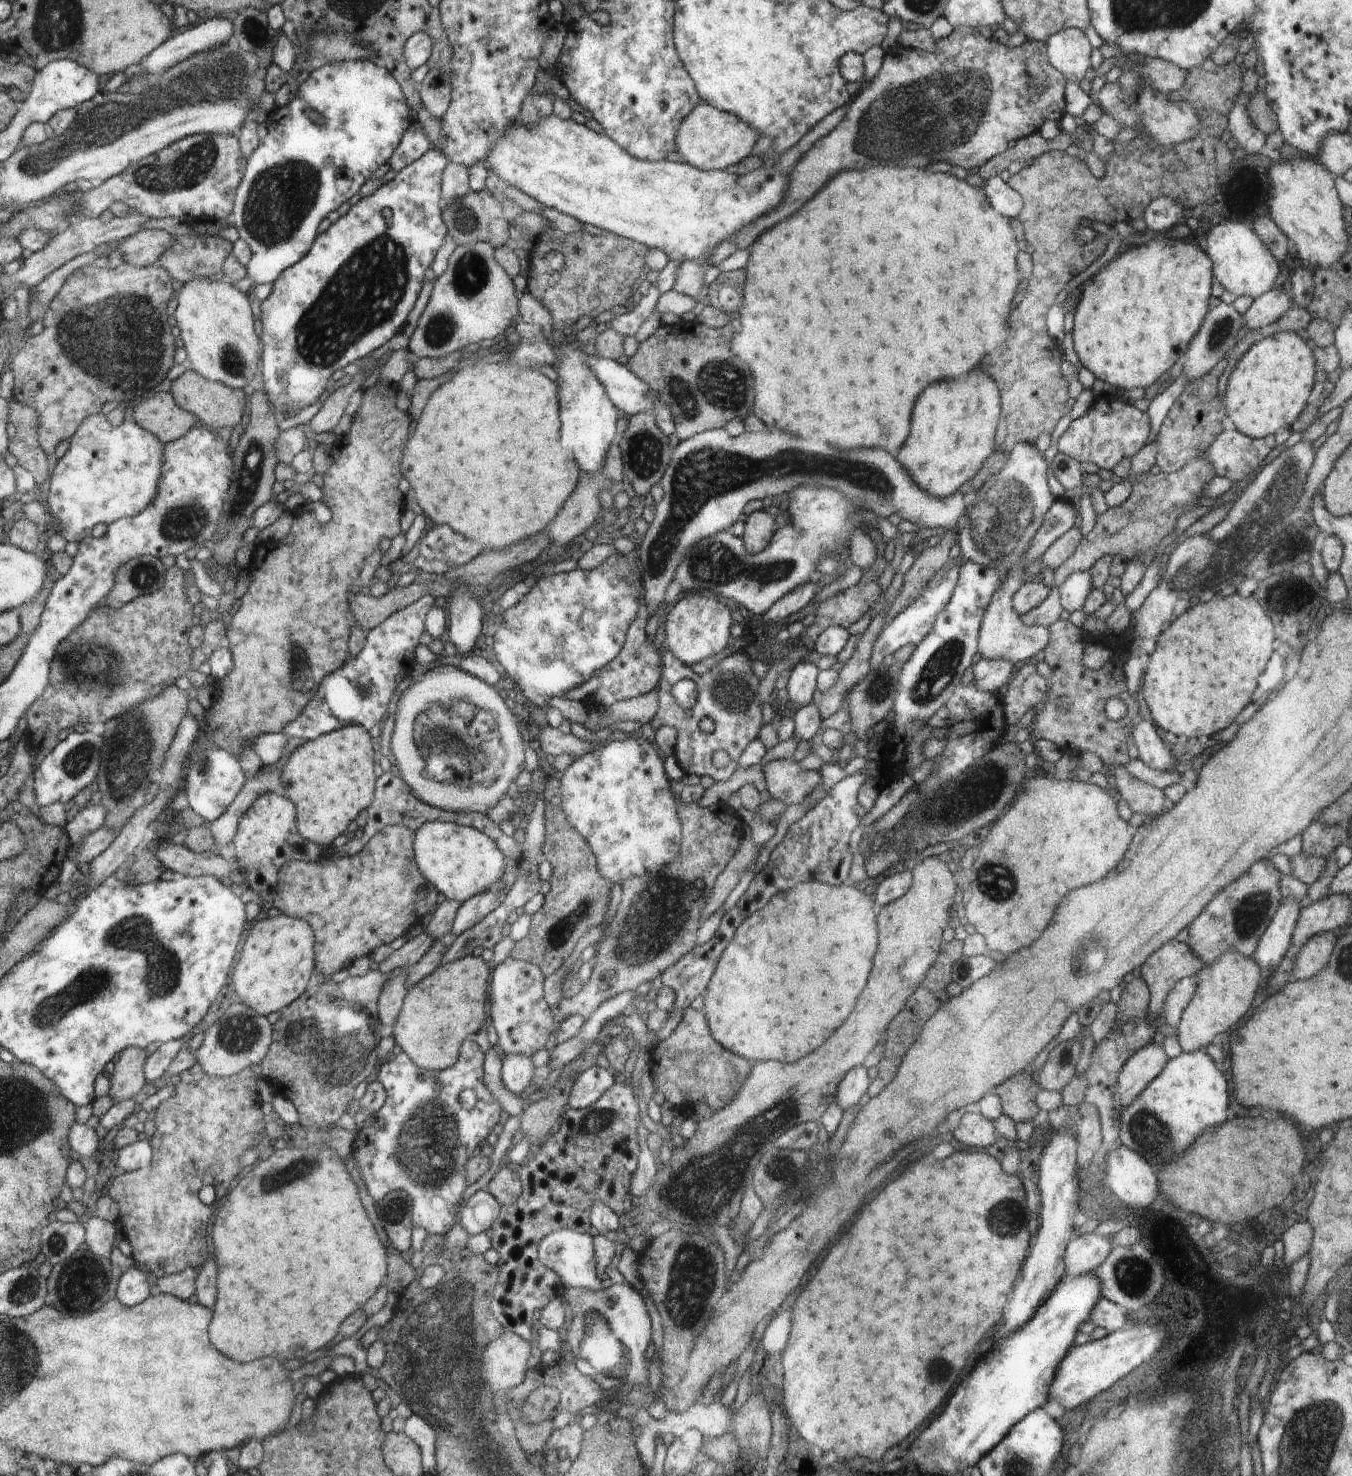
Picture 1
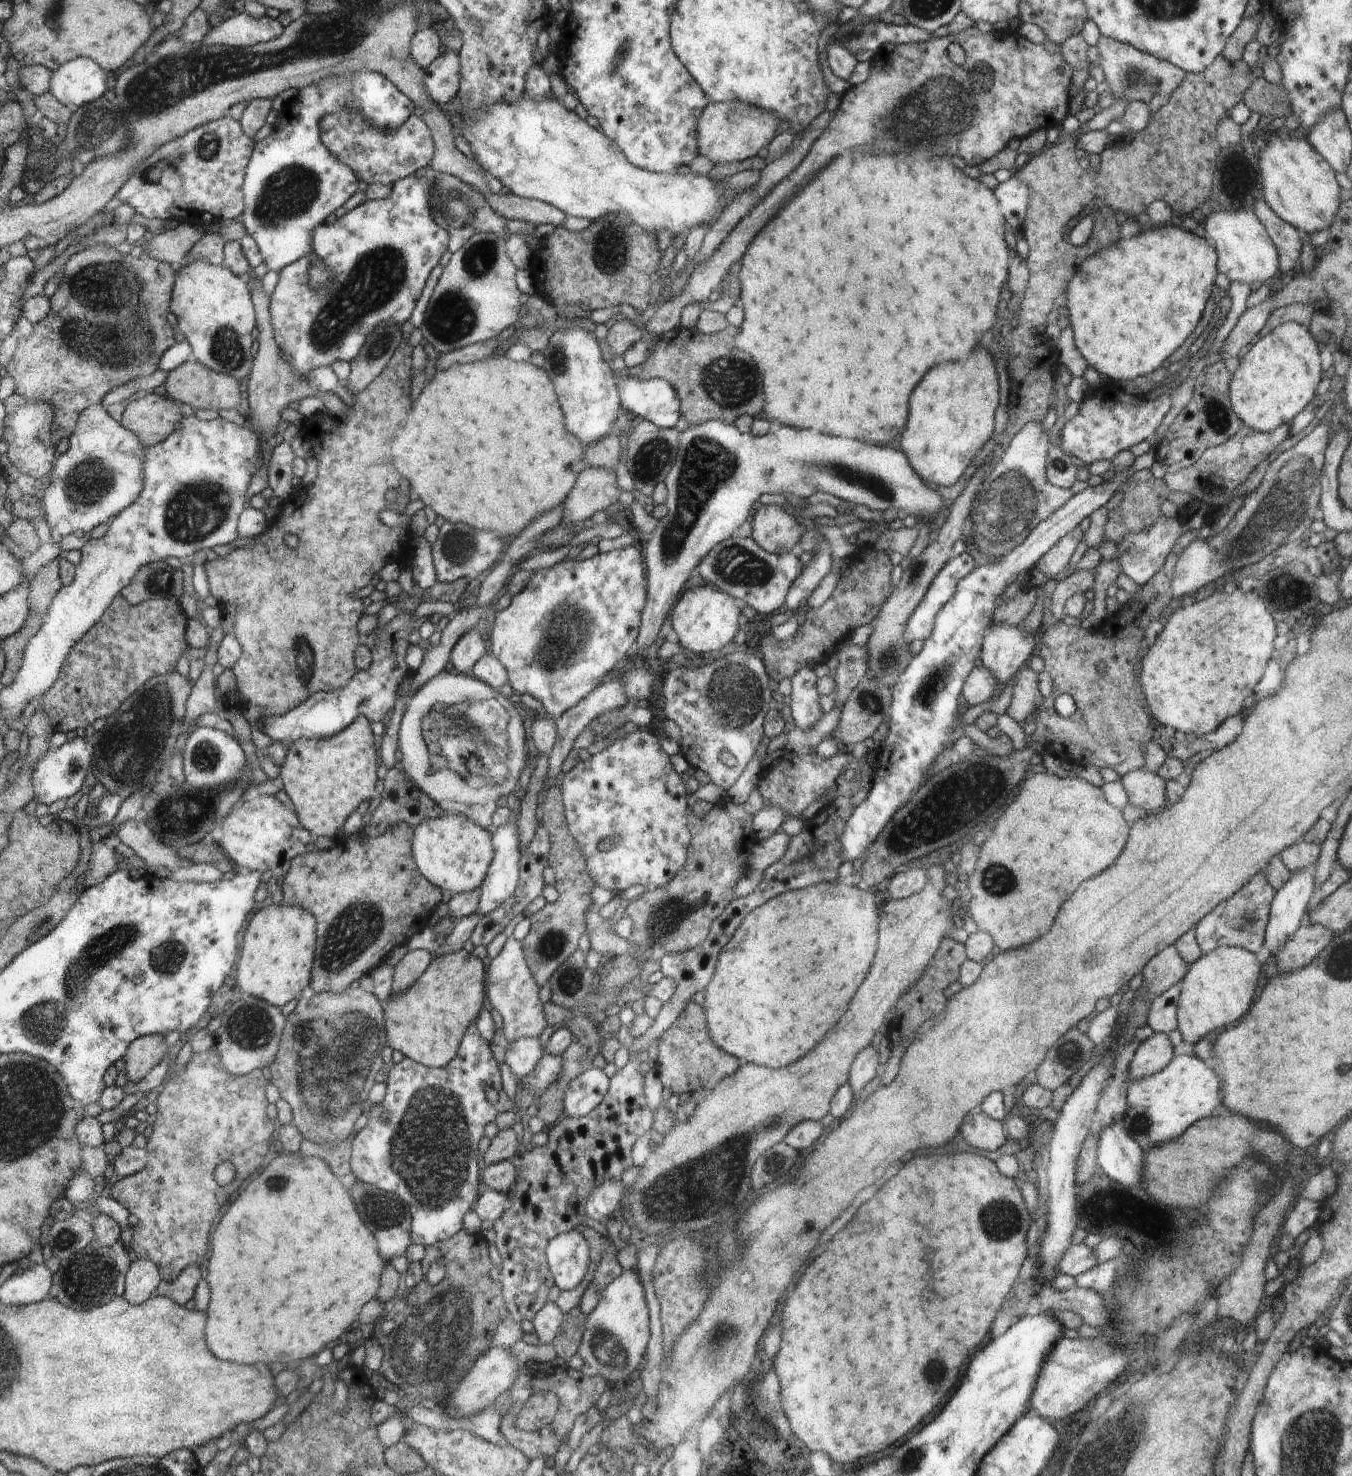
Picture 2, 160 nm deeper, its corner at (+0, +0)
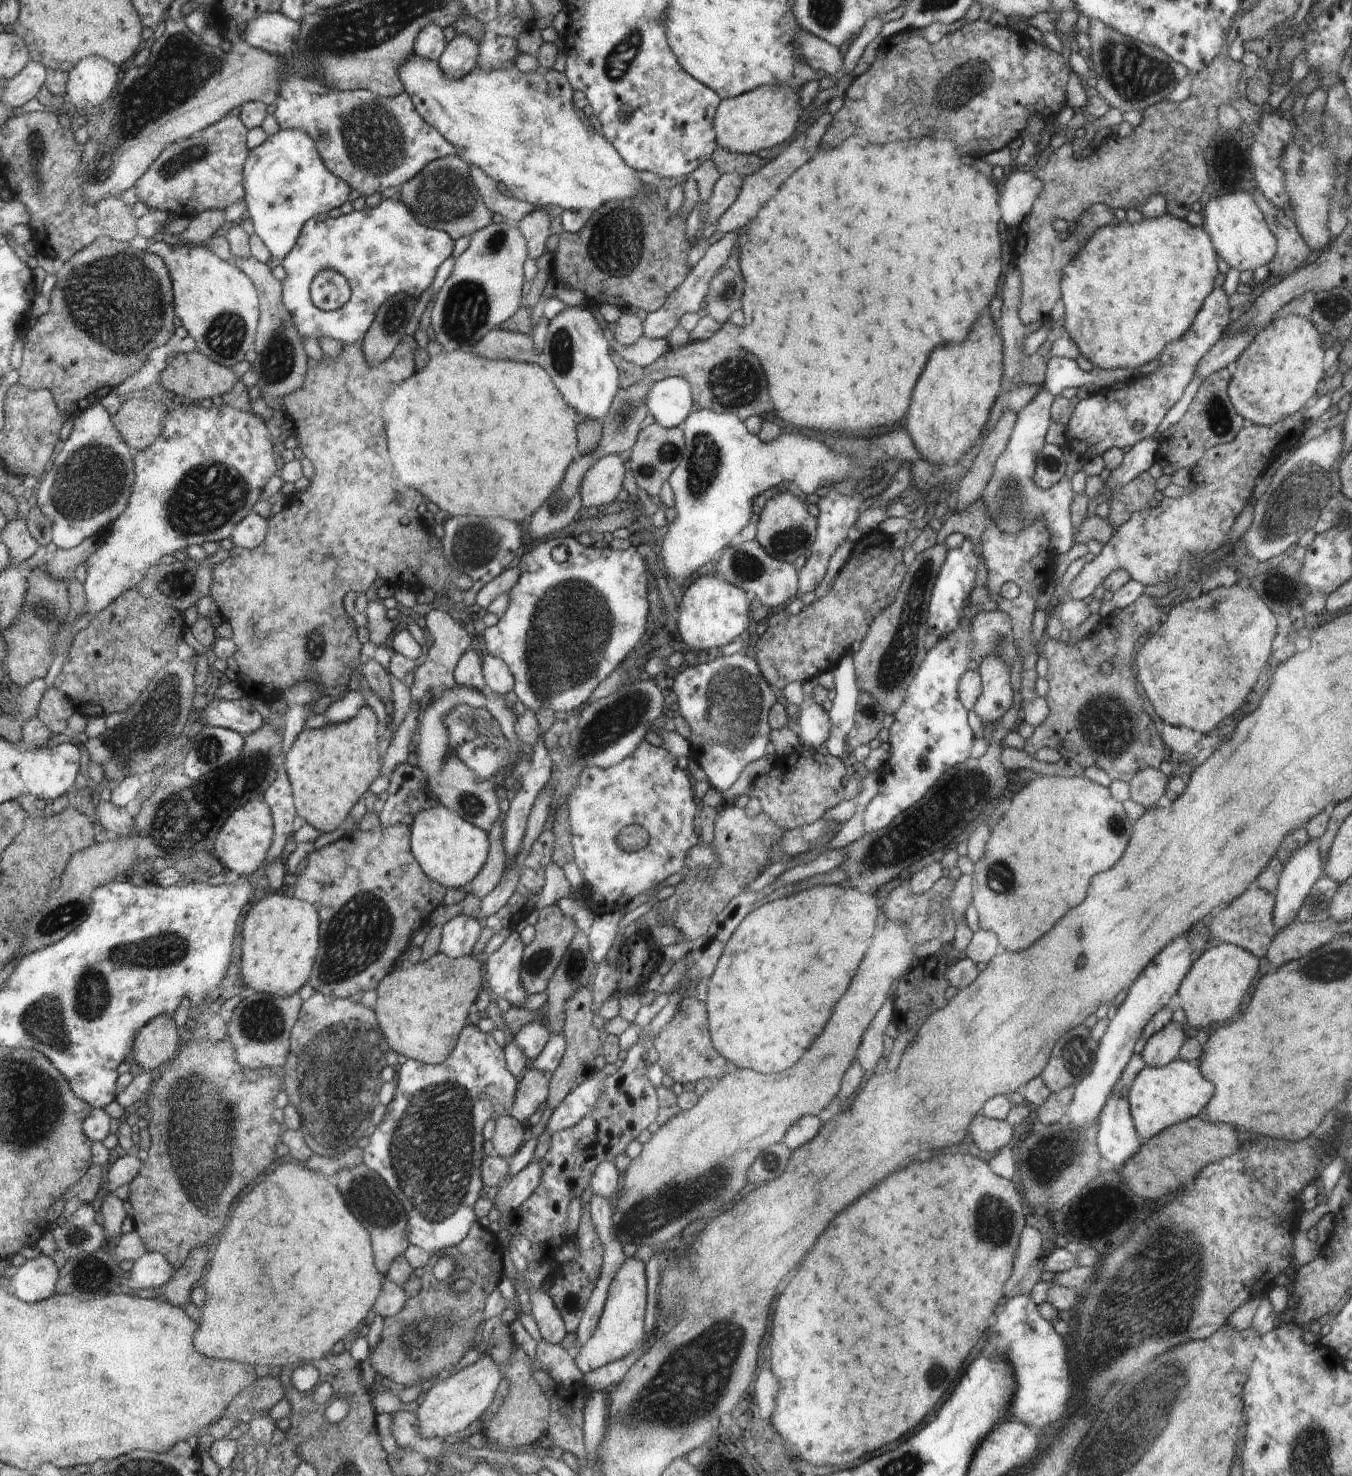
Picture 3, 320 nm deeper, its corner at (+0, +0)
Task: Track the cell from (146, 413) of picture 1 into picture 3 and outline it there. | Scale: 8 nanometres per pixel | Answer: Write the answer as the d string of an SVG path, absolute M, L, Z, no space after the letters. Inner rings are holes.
M133 398L122 403L112 419L126 444L134 451L143 451L158 440L166 410L167 405L161 402Z

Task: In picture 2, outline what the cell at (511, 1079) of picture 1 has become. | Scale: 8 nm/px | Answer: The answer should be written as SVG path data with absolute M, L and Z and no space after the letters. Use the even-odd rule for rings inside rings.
M525 1038L509 1044L504 1062L522 1084L526 1076L534 1072L542 1056L543 1048L539 1038Z

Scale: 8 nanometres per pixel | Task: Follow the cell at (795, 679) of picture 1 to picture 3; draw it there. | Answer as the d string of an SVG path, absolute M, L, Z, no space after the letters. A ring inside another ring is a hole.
M817 678L803 682L805 696L795 717L800 725L800 743L817 750L821 746L826 746L830 731L833 731L833 726L830 726L828 714L824 714L824 710L820 706L808 706L811 692L816 684L818 684Z

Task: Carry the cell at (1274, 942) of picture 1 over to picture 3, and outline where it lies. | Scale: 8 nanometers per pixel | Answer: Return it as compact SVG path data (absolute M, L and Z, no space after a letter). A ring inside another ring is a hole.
M1310 840L1306 844L1299 846L1295 851L1292 851L1292 854L1289 854L1288 860L1281 870L1277 893L1275 894L1273 923L1277 928L1277 932L1295 922L1295 914L1299 911L1306 896L1309 895L1314 883L1324 876L1323 868L1324 861L1322 860L1317 840Z

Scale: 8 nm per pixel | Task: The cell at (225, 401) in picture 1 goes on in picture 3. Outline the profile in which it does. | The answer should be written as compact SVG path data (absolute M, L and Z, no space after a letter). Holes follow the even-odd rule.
M195 350L189 353L170 353L166 357L166 366L159 372L159 382L165 390L170 390L180 396L186 396L189 402L218 402L222 396L232 390L236 382L236 374L226 365L218 364L210 357Z

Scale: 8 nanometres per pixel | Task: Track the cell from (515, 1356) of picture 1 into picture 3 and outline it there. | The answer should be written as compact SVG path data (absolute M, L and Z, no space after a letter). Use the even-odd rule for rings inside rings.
M483 1353L479 1360L469 1367L456 1371L449 1378L436 1380L419 1400L415 1414L419 1435L425 1439L446 1437L469 1427L491 1405L502 1378L494 1360Z

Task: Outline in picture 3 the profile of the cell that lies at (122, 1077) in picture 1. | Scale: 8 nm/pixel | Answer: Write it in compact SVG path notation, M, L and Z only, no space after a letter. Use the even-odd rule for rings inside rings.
M160 1015L142 1027L134 1043L137 1063L146 1071L159 1072L178 1046L178 1032L173 1016Z

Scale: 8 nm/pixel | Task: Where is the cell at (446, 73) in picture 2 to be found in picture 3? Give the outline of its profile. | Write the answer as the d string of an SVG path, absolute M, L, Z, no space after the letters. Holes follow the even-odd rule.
M452 36L444 54L437 60L445 75L456 80L473 71L479 58L478 46L479 42L469 36Z

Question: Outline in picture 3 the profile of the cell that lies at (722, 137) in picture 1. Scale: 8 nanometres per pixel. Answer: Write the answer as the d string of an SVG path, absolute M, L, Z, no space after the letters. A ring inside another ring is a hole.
M790 83L761 86L729 99L722 99L717 108L713 128L716 130L718 147L735 153L757 153L764 148L782 145L798 128L803 108L798 104L798 94Z

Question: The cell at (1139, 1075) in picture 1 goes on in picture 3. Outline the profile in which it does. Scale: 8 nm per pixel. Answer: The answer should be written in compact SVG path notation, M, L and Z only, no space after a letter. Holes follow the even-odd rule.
M1172 1021L1147 1039L1140 1055L1148 1067L1166 1066L1179 1058L1183 1042L1188 1035L1185 1026Z

